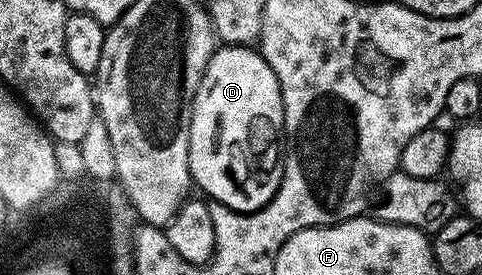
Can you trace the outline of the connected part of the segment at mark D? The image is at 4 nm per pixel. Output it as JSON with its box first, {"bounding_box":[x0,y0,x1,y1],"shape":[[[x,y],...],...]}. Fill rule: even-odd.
{"bounding_box":[188,46,284,212],"shape":[[[252,46],[217,47],[192,103],[188,149],[195,187],[235,212],[258,211],[270,202],[280,185],[284,143],[282,90],[266,58]]]}

